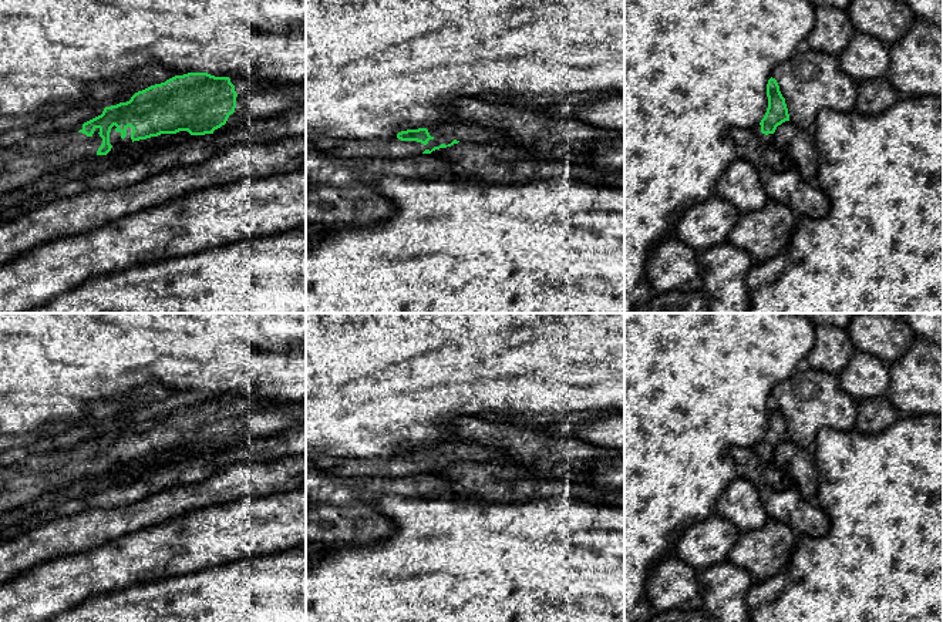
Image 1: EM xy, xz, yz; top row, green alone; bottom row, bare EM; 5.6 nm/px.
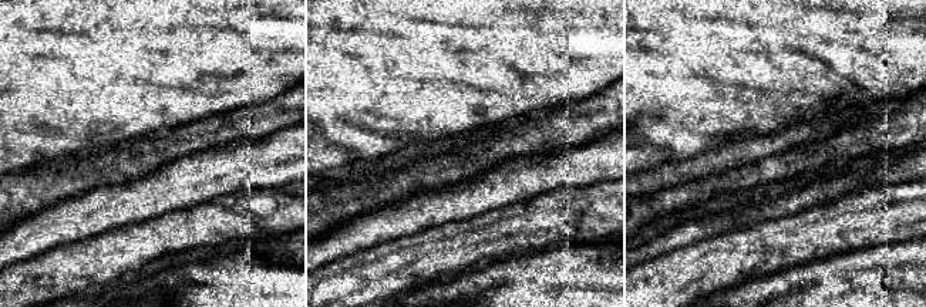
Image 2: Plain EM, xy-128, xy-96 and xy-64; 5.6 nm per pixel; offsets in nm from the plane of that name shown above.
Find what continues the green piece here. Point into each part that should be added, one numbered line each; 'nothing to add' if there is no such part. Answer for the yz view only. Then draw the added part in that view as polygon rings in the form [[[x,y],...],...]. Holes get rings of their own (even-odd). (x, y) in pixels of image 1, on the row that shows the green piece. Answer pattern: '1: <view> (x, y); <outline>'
1: yz (764, 138); [[[758,124],[754,130],[755,130],[757,138],[758,138],[762,144],[765,144],[765,145],[774,144],[774,134],[768,134],[768,135],[762,134],[760,124]]]

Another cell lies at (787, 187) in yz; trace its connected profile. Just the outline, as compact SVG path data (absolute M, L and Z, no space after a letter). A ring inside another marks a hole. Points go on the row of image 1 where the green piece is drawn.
M795 165L785 171L767 168L760 172L767 199L787 205L795 218L821 219L829 211L829 199L819 188L805 182Z

